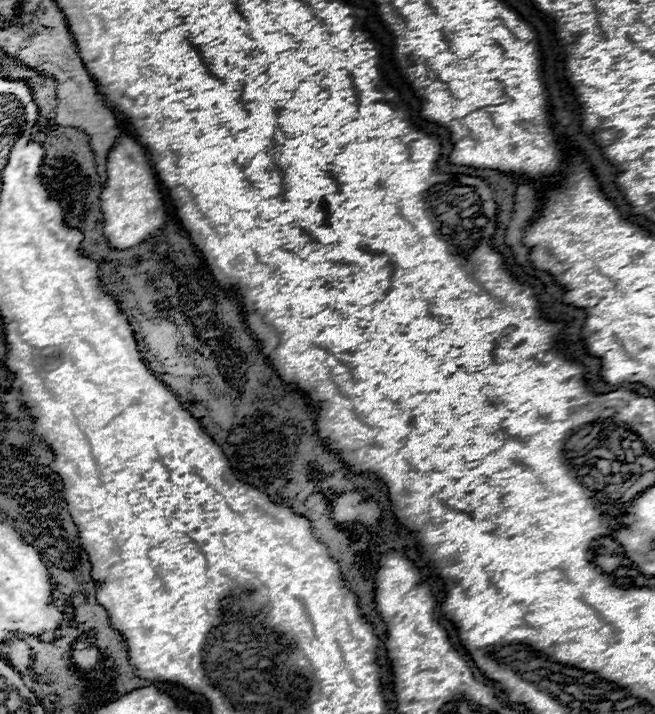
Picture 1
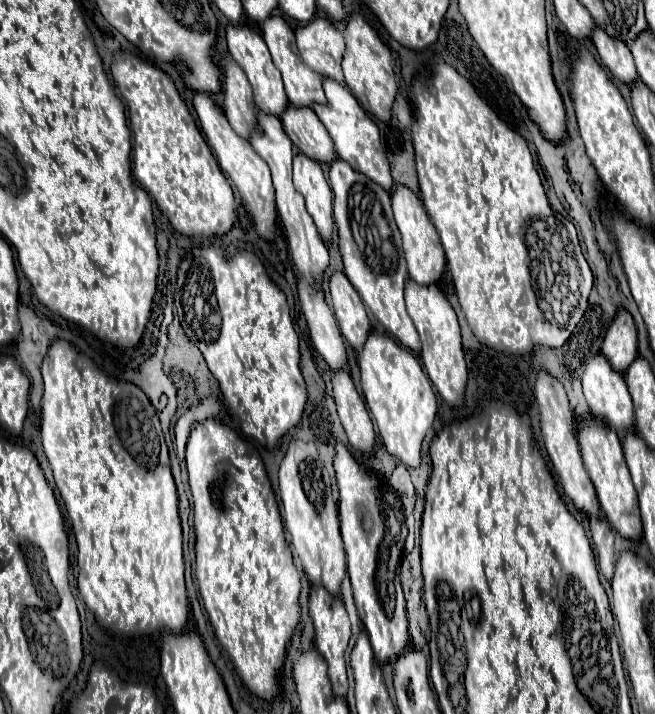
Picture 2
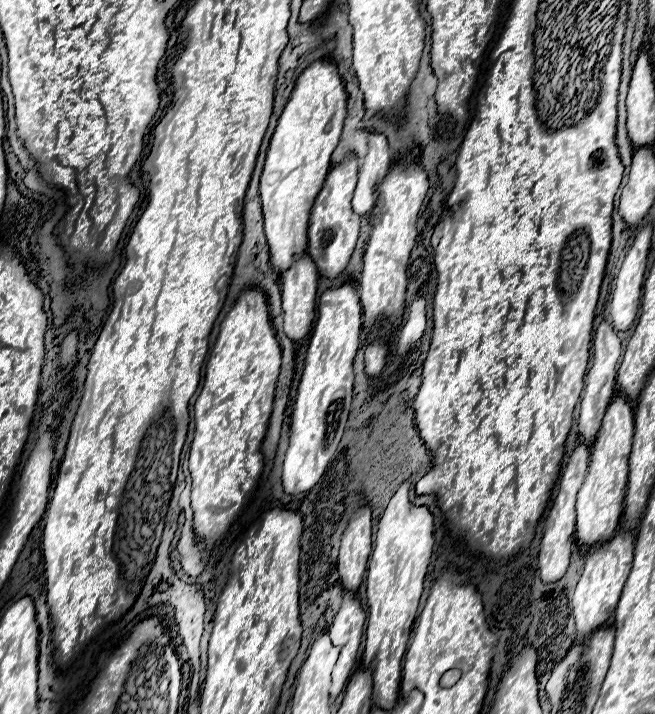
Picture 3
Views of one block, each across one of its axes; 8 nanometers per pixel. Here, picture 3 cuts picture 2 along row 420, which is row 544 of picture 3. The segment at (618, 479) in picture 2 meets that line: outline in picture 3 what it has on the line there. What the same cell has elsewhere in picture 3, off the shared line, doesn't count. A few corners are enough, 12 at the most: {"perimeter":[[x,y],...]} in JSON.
{"perimeter":[[612,398],[578,492],[576,540],[618,528],[634,412]]}

